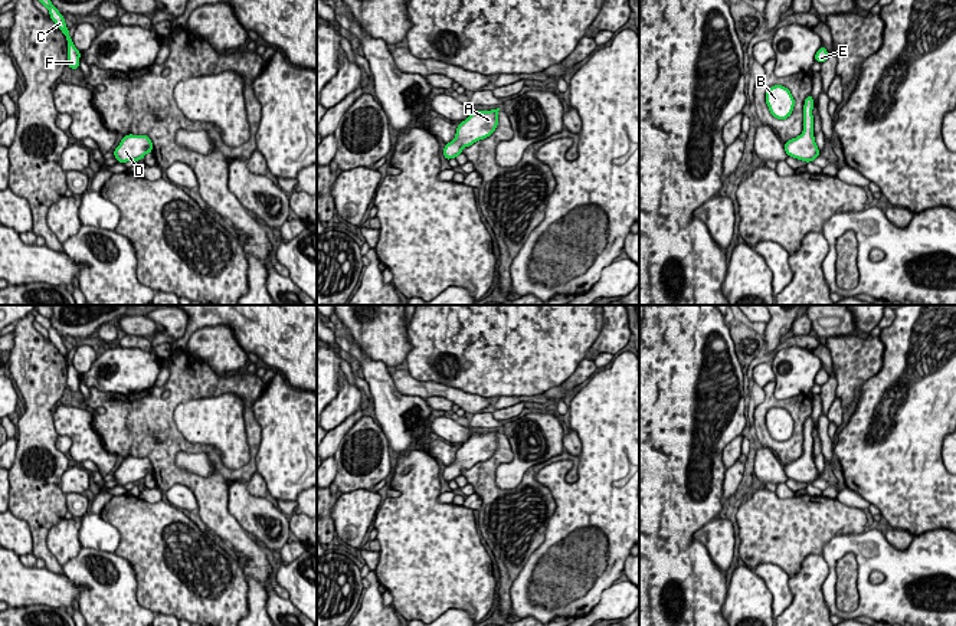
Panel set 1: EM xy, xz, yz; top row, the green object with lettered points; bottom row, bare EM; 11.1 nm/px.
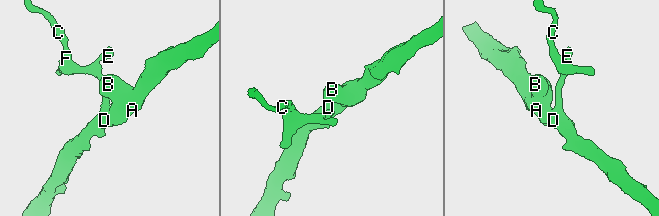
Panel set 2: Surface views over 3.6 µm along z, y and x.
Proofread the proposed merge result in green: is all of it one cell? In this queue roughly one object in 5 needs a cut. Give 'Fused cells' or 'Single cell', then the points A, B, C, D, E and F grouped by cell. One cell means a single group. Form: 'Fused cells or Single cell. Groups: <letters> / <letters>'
Single cell. Groups: A B C D E F

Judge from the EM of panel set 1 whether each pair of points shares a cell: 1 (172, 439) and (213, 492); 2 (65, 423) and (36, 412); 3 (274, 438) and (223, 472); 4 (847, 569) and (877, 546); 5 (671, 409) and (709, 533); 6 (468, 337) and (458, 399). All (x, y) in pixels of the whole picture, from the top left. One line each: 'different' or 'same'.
1: same
2: different
3: different
4: different
5: different
6: different

